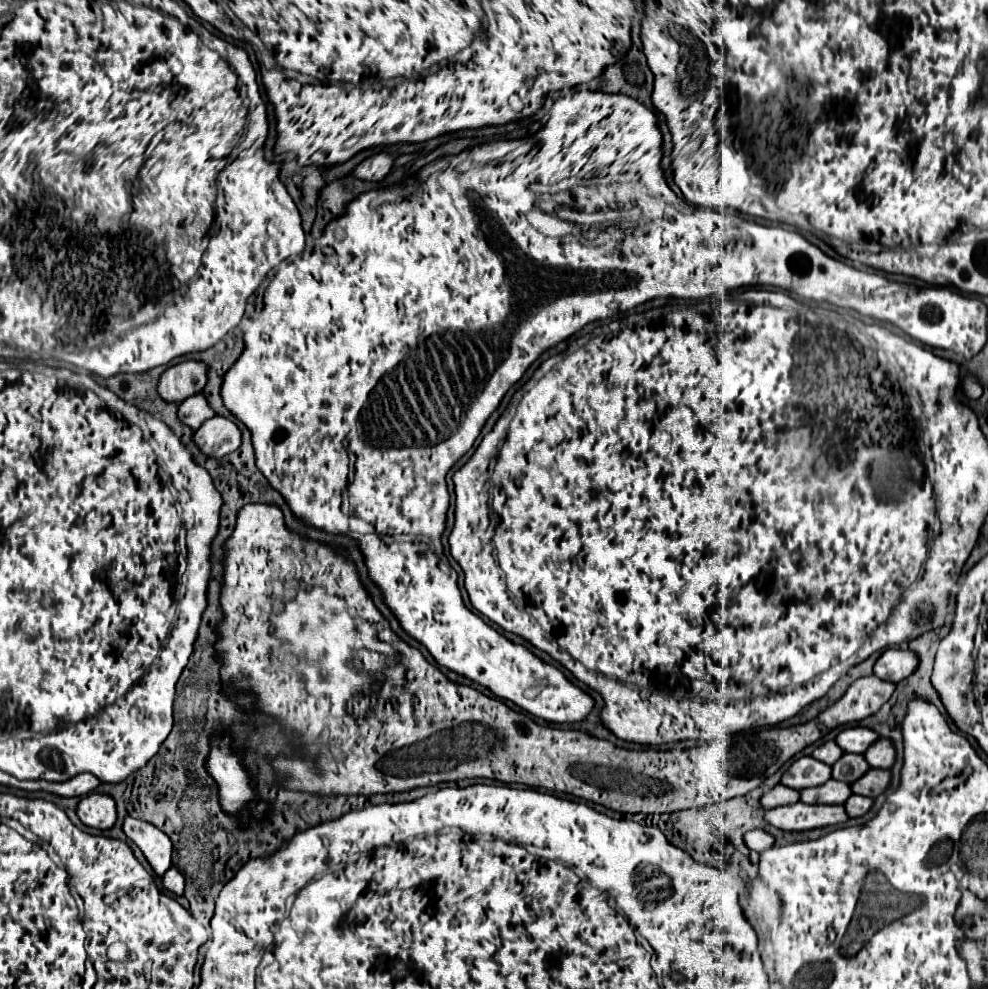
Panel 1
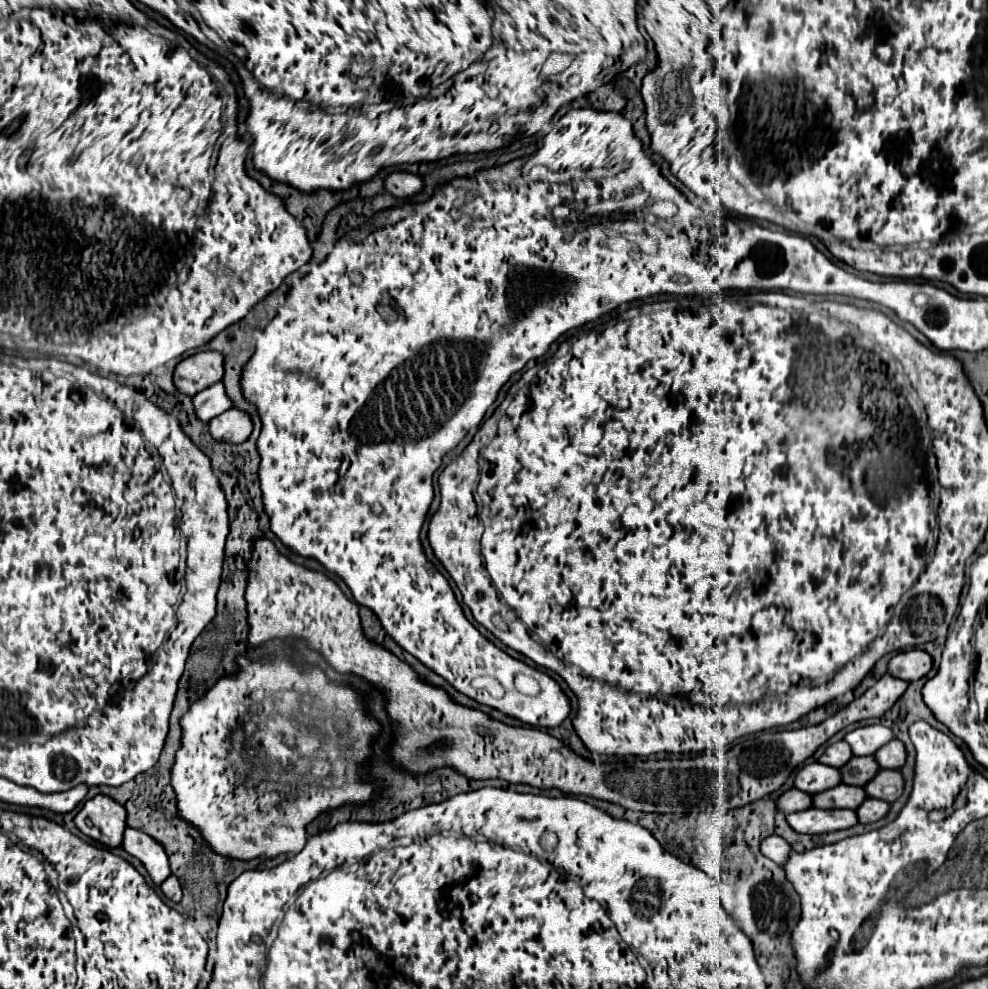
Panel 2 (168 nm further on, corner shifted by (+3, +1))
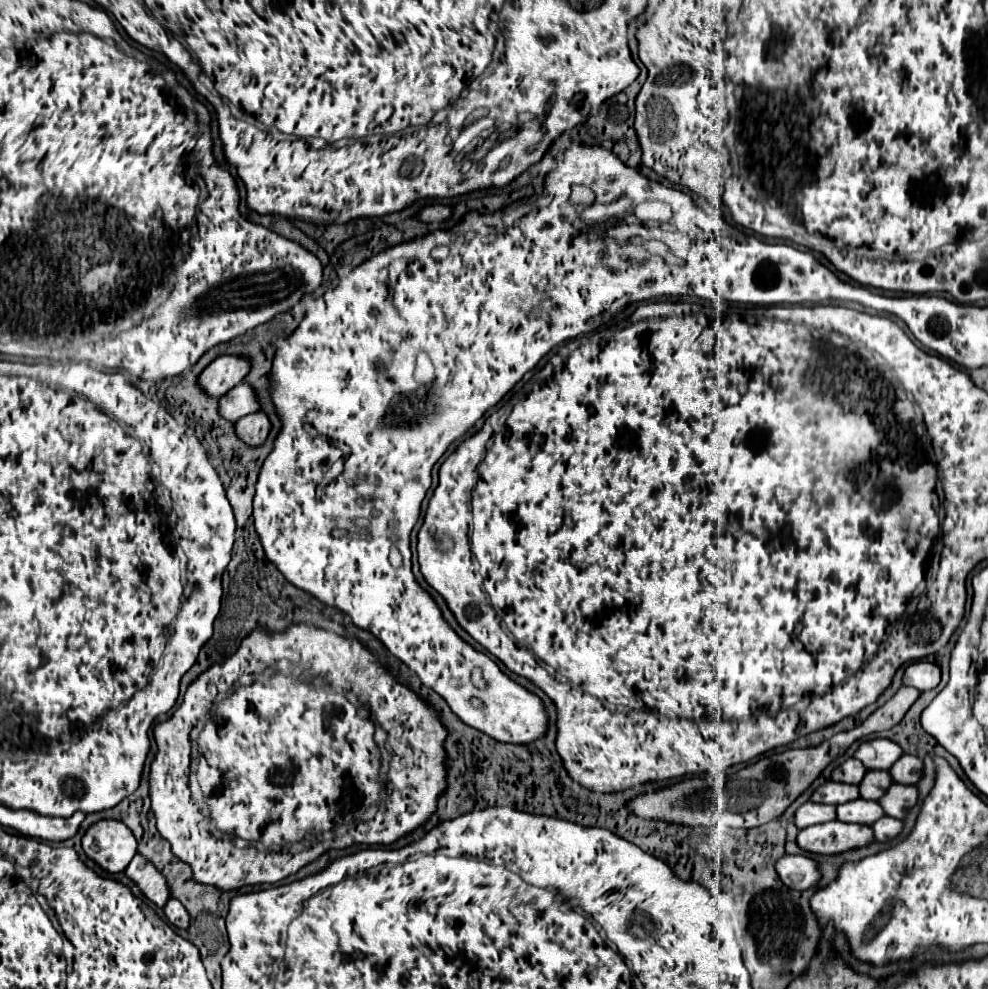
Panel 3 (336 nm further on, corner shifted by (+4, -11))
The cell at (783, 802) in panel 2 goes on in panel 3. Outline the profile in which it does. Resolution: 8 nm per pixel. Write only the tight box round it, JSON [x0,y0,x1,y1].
[795,803,837,829]

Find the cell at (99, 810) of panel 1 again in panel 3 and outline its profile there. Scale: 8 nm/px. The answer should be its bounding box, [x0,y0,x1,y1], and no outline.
[83,821,137,873]

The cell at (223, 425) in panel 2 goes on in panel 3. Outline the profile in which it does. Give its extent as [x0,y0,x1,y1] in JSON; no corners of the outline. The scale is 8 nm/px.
[235,411,271,447]

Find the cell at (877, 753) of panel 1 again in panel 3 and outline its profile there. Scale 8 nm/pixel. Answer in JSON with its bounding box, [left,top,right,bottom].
[889,755,923,785]

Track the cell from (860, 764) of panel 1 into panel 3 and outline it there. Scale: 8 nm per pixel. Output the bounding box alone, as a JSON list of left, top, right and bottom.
[859,771,893,801]

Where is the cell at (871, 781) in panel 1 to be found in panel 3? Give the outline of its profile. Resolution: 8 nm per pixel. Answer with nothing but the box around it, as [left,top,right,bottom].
[881,783,917,819]

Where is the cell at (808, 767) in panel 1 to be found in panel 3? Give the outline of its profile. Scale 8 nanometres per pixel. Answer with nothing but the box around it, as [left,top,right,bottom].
[811,781,859,805]

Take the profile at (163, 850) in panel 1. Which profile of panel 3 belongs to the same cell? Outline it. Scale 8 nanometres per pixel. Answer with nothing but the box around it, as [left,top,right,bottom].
[125,855,171,907]

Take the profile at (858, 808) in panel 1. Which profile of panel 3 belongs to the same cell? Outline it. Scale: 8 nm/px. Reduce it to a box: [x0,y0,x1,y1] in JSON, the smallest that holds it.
[873,817,903,843]

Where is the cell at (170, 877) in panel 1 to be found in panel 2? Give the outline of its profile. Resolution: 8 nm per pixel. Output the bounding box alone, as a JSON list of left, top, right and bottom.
[160,875,182,903]

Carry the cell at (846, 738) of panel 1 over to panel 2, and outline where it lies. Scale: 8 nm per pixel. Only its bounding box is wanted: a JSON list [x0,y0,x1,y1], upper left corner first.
[844,725,894,755]

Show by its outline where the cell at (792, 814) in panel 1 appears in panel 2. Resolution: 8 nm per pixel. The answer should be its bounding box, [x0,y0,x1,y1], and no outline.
[786,809,858,835]

